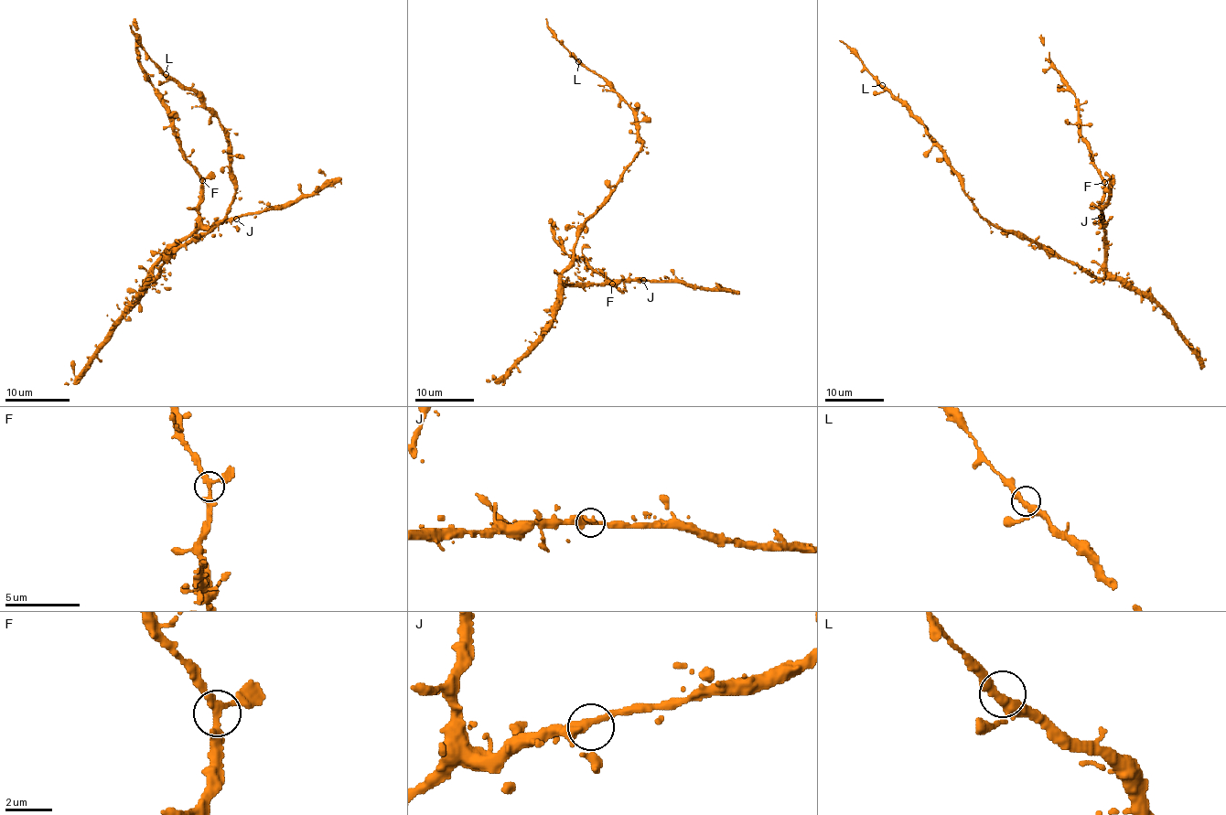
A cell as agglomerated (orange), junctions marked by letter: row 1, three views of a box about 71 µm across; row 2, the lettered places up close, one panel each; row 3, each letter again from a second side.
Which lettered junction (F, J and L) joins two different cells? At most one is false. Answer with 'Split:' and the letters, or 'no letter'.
Split: no letter

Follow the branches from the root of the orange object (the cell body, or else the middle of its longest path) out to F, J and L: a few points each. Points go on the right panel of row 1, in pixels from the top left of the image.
F: (1052, 257), (1073, 262), (1096, 277), (1105, 276), (1105, 229), (1101, 211), (1103, 182)
J: (1052, 257), (1073, 262), (1093, 276), (1103, 277), (1105, 229), (1101, 224), (1101, 217)
L: (1052, 257), (1021, 235), (991, 224), (977, 211), (964, 190), (962, 177), (945, 151), (882, 85)

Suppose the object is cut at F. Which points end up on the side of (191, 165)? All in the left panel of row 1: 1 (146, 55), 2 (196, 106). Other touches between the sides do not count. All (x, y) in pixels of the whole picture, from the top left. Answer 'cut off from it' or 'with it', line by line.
1: cut off from it
2: cut off from it

